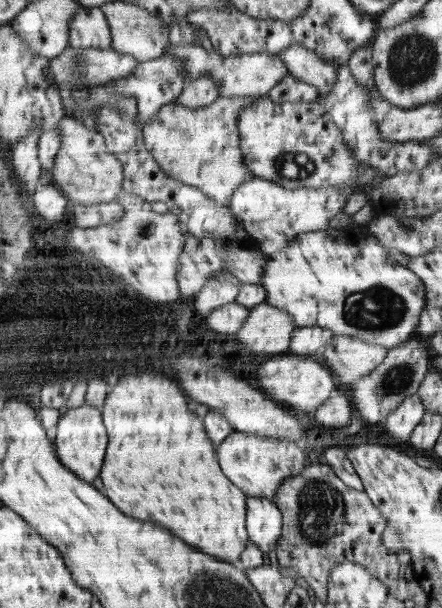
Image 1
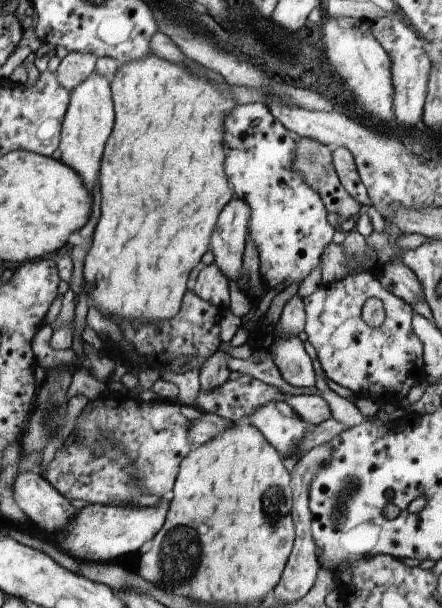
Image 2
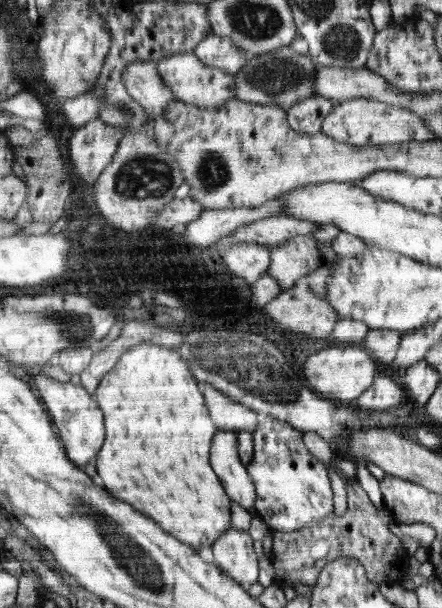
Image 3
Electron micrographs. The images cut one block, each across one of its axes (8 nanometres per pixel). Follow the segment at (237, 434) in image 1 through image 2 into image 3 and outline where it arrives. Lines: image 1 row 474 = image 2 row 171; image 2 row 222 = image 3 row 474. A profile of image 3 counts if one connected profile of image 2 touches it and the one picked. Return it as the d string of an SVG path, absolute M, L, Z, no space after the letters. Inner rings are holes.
M264 415L259 417L257 429L253 432L253 457L247 464L249 474L255 483L257 500L256 513L259 518L272 531L292 532L301 529L306 524L314 521L322 521L326 516L332 514L332 488L328 478L328 468L322 460L312 456L304 442L302 442L302 431L294 430L294 427L281 419Z

